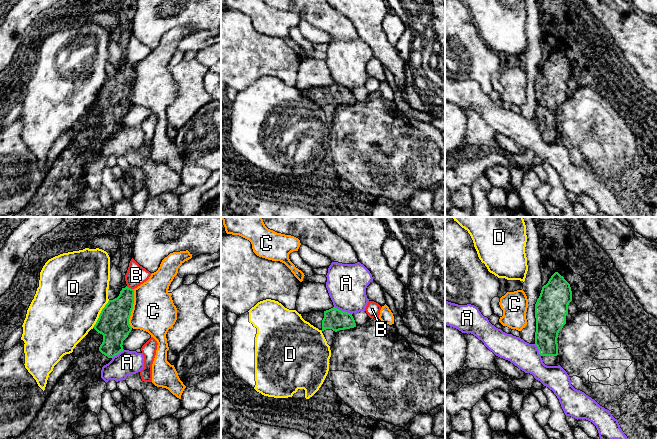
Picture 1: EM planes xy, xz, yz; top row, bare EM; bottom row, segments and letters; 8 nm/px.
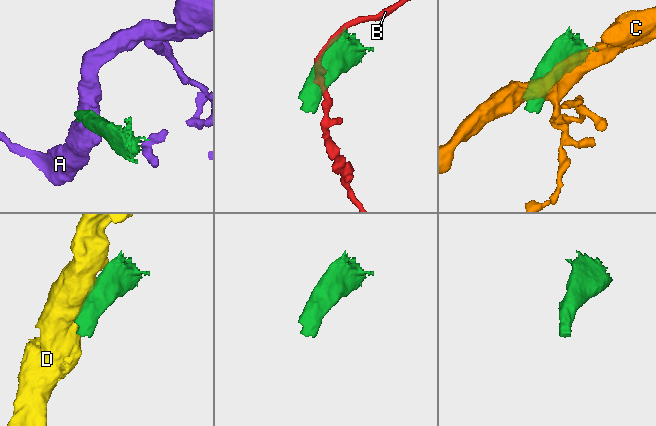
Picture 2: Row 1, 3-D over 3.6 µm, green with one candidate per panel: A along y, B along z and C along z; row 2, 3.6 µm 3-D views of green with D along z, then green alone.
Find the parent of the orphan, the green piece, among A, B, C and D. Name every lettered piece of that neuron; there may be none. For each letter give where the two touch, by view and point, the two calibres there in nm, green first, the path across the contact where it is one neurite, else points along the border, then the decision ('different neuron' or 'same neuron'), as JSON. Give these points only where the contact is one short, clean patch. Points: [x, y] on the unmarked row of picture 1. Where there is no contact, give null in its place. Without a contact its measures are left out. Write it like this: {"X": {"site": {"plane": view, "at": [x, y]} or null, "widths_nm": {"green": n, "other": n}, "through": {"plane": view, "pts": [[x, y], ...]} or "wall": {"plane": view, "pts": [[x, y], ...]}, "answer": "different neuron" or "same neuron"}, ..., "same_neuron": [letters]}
{"A": {"site": {"plane": "xz", "at": [343, 87]}, "widths_nm": {"green": 170, "other": 320}, "wall": {"plane": "xz", "pts": [[334, 82], [351, 90]]}, "answer": "different neuron"}, "B": {"site": {"plane": "xy", "at": [130, 64]}, "widths_nm": {"green": 220, "other": 160}, "answer": "different neuron"}, "C": {"site": {"plane": "xy", "at": [132, 84]}, "widths_nm": {"green": 260, "other": 340}, "answer": "different neuron"}, "D": {"site": {"plane": "xy", "at": [100, 90]}, "widths_nm": {"green": 260, "other": 480}, "answer": "different neuron"}, "same_neuron": []}

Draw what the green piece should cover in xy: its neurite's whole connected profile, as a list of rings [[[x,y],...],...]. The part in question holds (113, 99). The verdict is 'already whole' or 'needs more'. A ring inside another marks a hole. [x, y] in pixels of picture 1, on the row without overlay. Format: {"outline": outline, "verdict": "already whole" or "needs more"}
{"outline": [[[122,64],[117,74],[109,76],[91,106],[91,117],[86,128],[75,133],[70,145],[59,155],[48,170],[41,186],[28,204],[20,211],[2,217],[77,217],[80,213],[70,201],[83,190],[78,180],[85,177],[84,164],[101,153],[102,143],[123,127],[123,117],[132,106],[129,95],[134,80],[134,65]]], "verdict": "needs more"}

